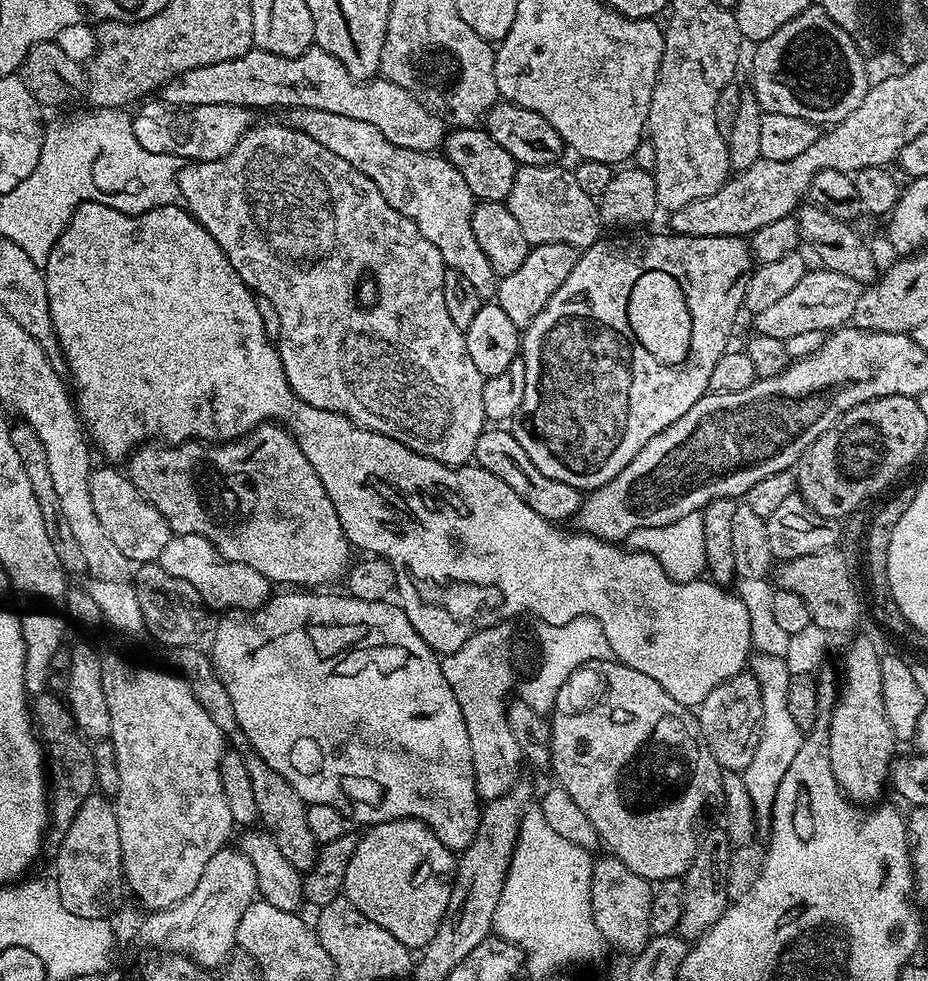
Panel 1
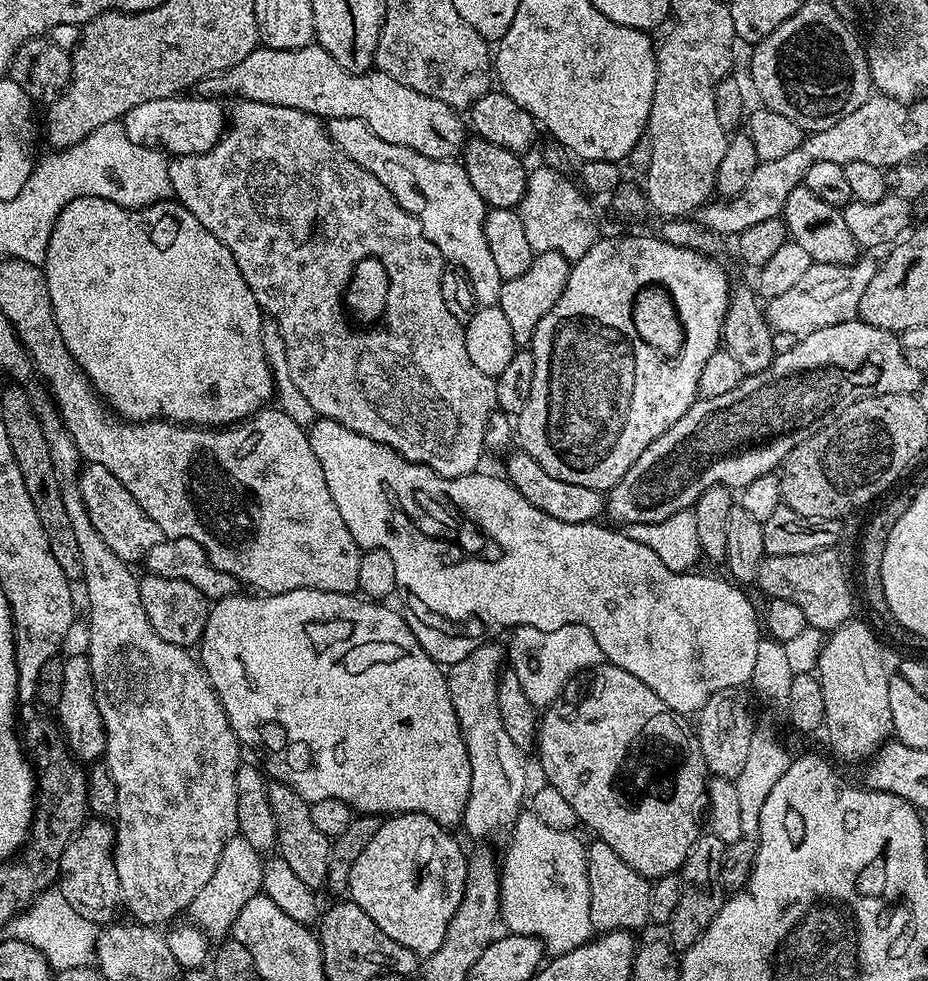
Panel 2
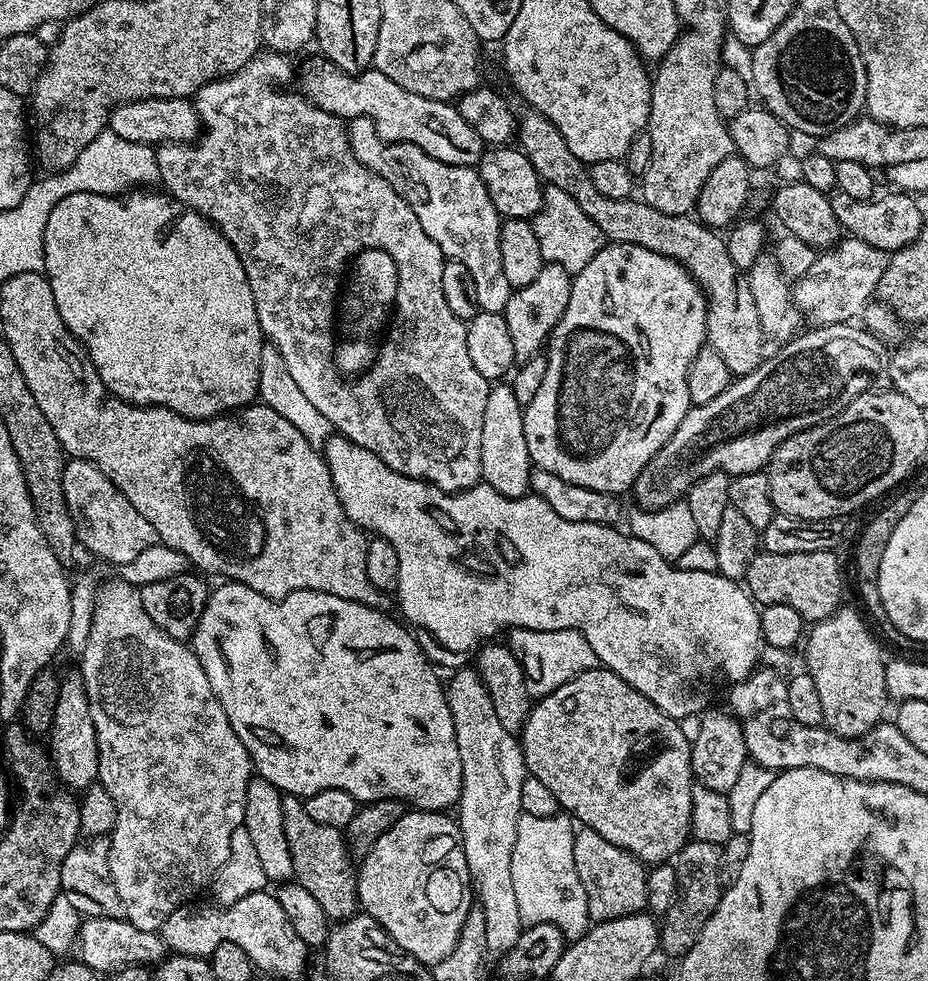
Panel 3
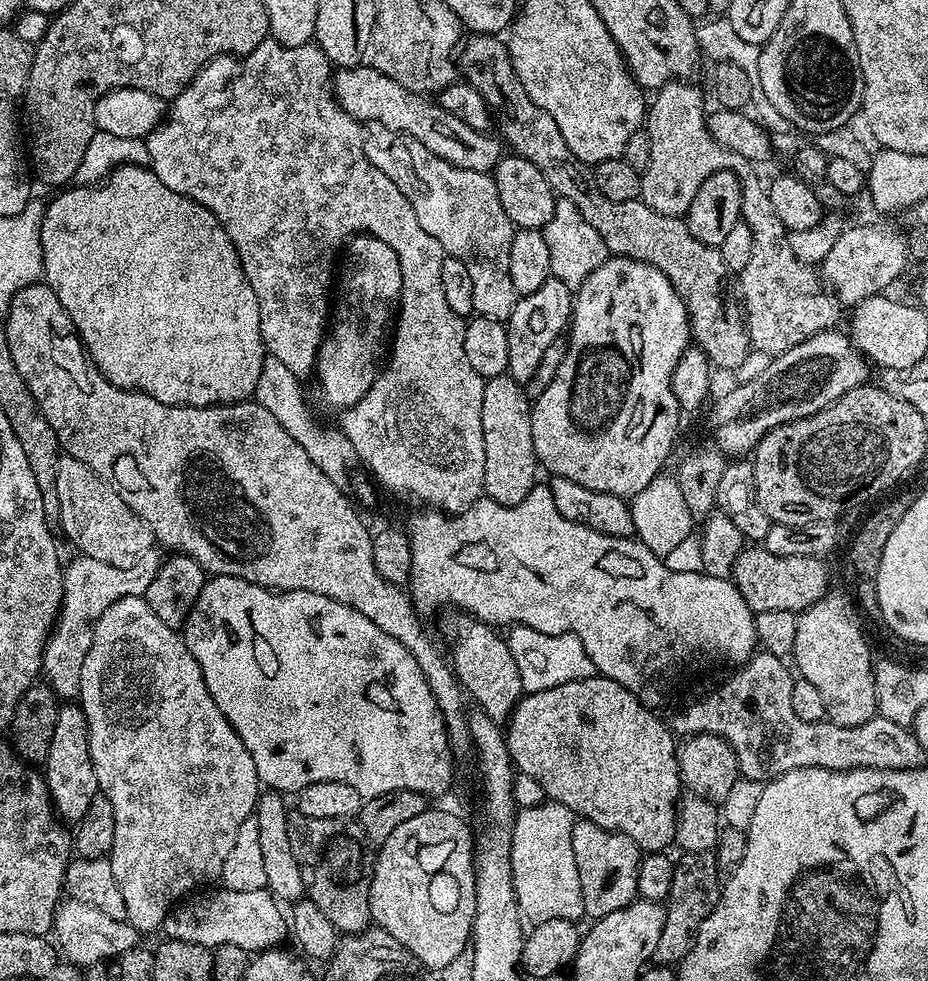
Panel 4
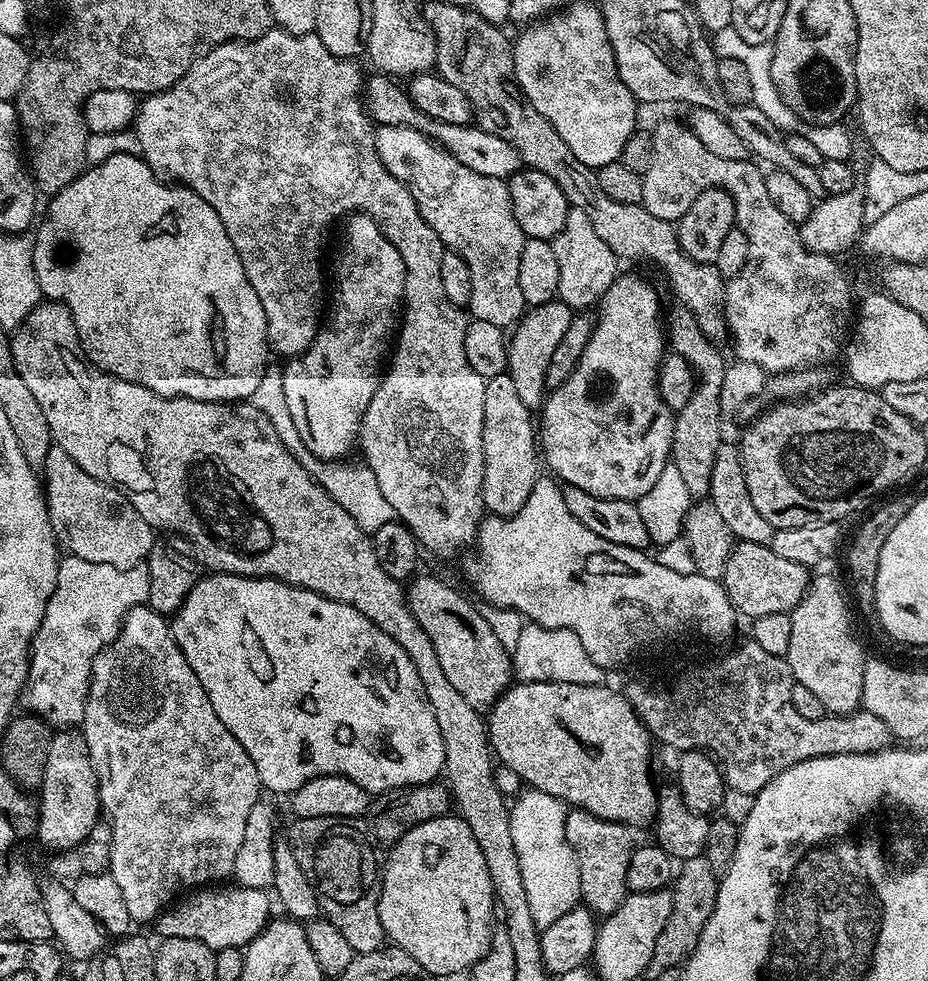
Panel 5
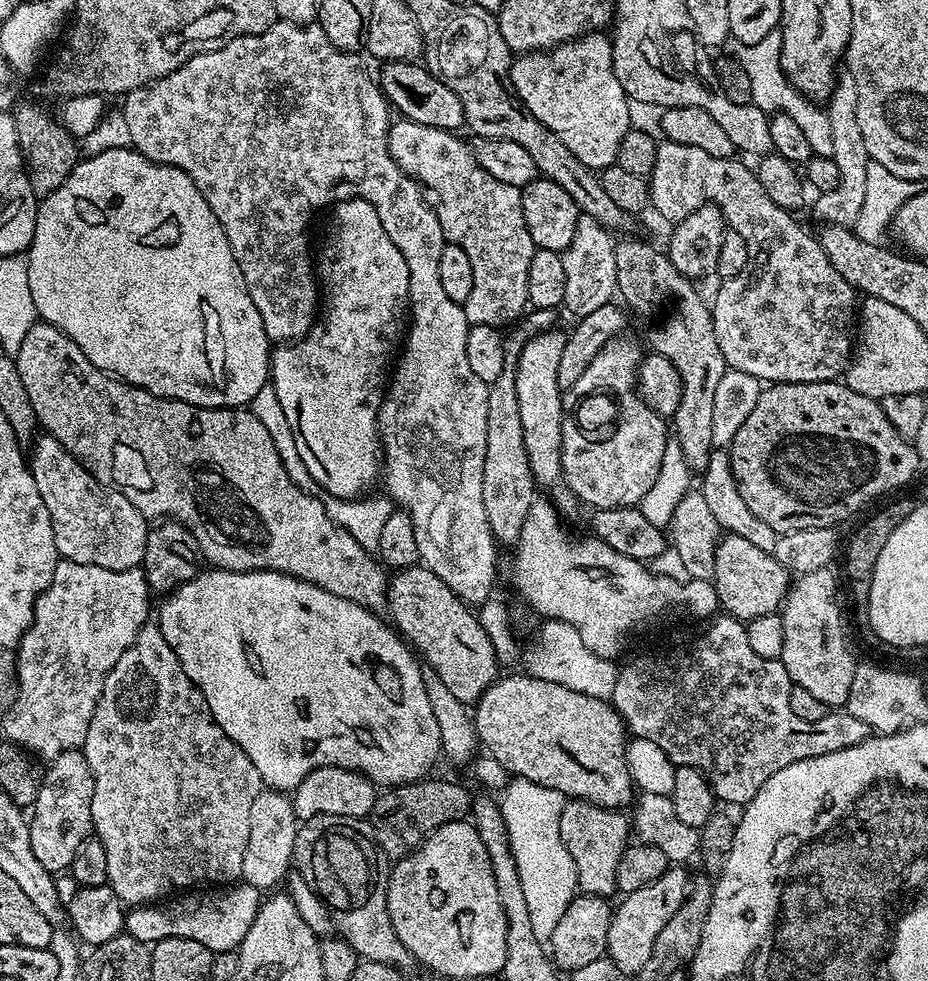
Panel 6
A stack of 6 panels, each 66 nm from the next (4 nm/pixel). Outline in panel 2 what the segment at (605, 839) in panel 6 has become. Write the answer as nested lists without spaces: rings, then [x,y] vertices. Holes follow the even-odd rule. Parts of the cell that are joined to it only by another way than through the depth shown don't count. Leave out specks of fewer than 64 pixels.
[[[593,839],[587,845],[586,878],[590,882],[590,922],[597,933],[630,932],[639,933],[639,928],[650,924],[650,890],[649,877],[638,874],[606,842]]]

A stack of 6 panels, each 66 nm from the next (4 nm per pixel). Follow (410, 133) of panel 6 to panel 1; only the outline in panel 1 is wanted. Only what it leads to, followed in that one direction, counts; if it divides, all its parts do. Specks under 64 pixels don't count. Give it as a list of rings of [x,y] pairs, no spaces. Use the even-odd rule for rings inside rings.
[[[293,108],[287,113],[286,123],[289,128],[296,128],[302,134],[314,138],[326,150],[334,150],[338,158],[346,158],[354,170],[366,174],[378,190],[382,190],[382,198],[398,210],[398,214],[406,214],[422,230],[424,237],[442,254],[448,268],[458,270],[478,290],[481,298],[492,298],[496,294],[498,277],[490,266],[490,258],[482,254],[482,246],[478,246],[478,238],[474,238],[472,210],[474,197],[470,186],[466,186],[466,178],[443,155],[431,152],[415,152],[402,146],[394,146],[394,142],[386,142],[370,122],[358,122],[358,118],[345,118],[342,114],[330,114],[327,110],[306,110]]]

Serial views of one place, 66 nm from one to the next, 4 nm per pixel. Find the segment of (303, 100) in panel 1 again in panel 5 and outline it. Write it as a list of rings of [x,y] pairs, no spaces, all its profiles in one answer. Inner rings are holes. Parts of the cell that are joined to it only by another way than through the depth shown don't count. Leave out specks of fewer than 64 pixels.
[[[372,74],[366,80],[366,111],[377,125],[389,124],[390,126],[406,126],[407,128],[417,128],[422,134],[426,134],[435,144],[439,144],[445,152],[456,156],[462,166],[470,166],[477,174],[486,174],[490,178],[498,178],[507,181],[509,176],[520,171],[522,161],[518,150],[510,146],[510,142],[497,138],[494,134],[486,134],[486,130],[477,128],[472,124],[454,126],[450,122],[438,122],[418,110],[414,102],[408,97],[407,91],[400,88],[395,79],[383,74]]]

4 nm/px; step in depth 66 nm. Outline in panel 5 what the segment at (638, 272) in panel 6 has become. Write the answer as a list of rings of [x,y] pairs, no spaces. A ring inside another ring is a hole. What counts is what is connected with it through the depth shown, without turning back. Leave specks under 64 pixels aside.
[[[676,306],[672,317],[669,320],[667,317],[666,340],[671,351],[682,357],[692,368],[692,375],[698,378],[690,394],[690,402],[686,402],[686,406],[682,406],[675,413],[676,425],[670,462],[678,466],[682,482],[686,482],[686,490],[690,490],[692,497],[704,498],[710,490],[710,474],[714,474],[714,460],[722,443],[719,394],[722,392],[726,362],[720,353],[721,349],[713,344],[710,338],[706,338],[706,334],[702,334],[694,314],[690,314],[690,310],[683,306]]]

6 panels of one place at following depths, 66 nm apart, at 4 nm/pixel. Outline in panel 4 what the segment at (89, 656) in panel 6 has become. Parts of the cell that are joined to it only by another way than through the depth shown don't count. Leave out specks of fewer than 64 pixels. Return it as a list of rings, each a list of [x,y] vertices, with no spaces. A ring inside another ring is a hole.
[[[149,550],[136,559],[129,568],[110,566],[98,562],[98,558],[77,555],[72,565],[64,568],[64,601],[60,604],[60,614],[52,633],[44,647],[42,676],[56,692],[61,701],[68,702],[80,695],[82,662],[92,641],[92,626],[96,619],[114,602],[127,596],[143,596],[144,591],[154,582],[154,574],[160,569],[162,556],[156,550]]]

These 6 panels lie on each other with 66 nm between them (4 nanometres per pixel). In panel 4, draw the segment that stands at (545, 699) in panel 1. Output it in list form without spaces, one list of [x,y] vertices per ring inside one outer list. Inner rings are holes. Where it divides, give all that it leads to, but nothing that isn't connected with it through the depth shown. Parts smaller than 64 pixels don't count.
[[[525,624],[515,625],[509,632],[512,633],[507,633],[506,639],[510,654],[514,654],[514,662],[518,662],[518,674],[522,674],[525,693],[550,690],[566,682],[597,675],[594,662],[586,654],[582,642],[572,632],[542,634]]]

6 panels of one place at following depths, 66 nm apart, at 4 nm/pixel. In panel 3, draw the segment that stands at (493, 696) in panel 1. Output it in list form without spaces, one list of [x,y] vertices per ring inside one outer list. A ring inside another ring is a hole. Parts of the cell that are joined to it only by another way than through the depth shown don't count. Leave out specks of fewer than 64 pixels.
[[[465,666],[451,673],[452,681],[447,681],[446,691],[448,693],[448,705],[450,706],[450,714],[454,718],[454,738],[458,742],[458,754],[462,758],[462,790],[460,791],[460,803],[458,805],[458,823],[460,825],[460,839],[464,845],[464,853],[466,854],[466,866],[472,875],[472,883],[474,885],[474,896],[478,901],[478,911],[486,918],[486,946],[488,952],[494,954],[503,954],[510,950],[510,946],[514,946],[514,942],[518,942],[522,931],[522,921],[520,919],[520,911],[518,910],[518,900],[514,898],[514,882],[510,878],[510,858],[514,858],[514,842],[518,834],[518,818],[523,813],[522,808],[522,784],[526,777],[526,769],[524,766],[524,755],[520,749],[519,739],[510,731],[504,729],[501,720],[498,718],[497,712],[494,711],[494,702],[490,702],[490,694],[486,690],[486,686],[482,682],[479,672],[475,667]]]

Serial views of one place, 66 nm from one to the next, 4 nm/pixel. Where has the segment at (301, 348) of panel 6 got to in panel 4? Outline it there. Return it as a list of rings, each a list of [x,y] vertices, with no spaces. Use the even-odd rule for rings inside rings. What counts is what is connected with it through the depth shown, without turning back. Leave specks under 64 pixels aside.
[[[358,235],[352,237],[346,245],[346,256],[348,252],[349,264],[345,266],[344,273],[343,268],[338,276],[338,288],[340,284],[340,293],[335,293],[334,296],[334,307],[330,312],[330,327],[327,329],[325,338],[320,344],[320,353],[316,356],[316,367],[314,369],[314,380],[320,383],[320,392],[324,395],[324,400],[332,408],[337,408],[337,410],[343,410],[354,406],[359,402],[364,395],[366,390],[370,390],[370,386],[376,380],[377,375],[385,363],[386,353],[390,348],[390,337],[394,332],[394,321],[398,315],[398,309],[400,307],[400,291],[402,290],[402,266],[398,266],[398,254],[394,254],[394,250],[390,250],[390,246],[386,246],[386,242],[382,242],[378,238],[373,236]]]

